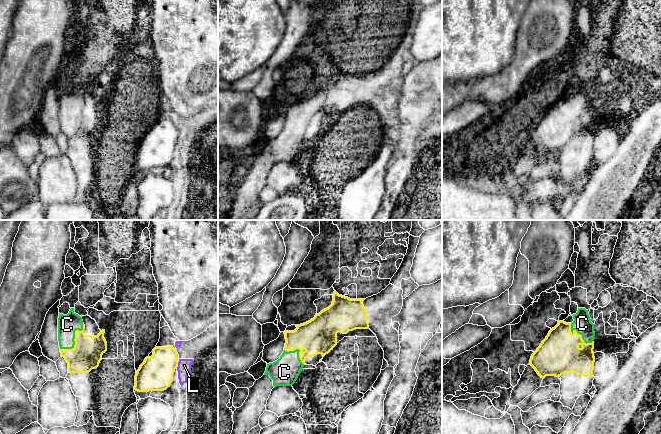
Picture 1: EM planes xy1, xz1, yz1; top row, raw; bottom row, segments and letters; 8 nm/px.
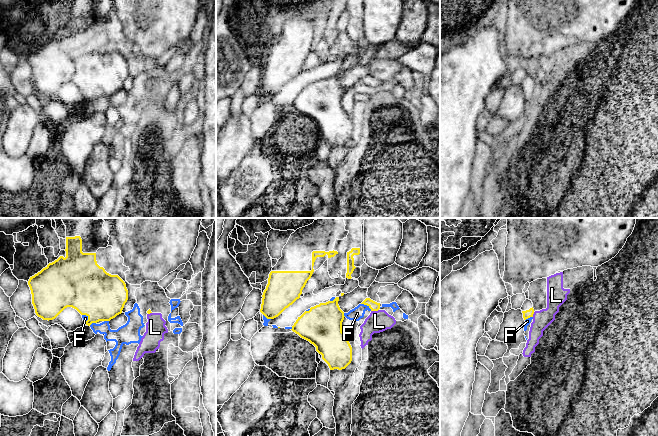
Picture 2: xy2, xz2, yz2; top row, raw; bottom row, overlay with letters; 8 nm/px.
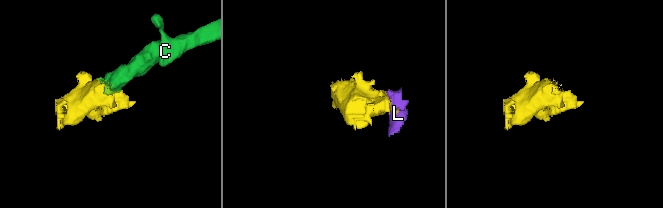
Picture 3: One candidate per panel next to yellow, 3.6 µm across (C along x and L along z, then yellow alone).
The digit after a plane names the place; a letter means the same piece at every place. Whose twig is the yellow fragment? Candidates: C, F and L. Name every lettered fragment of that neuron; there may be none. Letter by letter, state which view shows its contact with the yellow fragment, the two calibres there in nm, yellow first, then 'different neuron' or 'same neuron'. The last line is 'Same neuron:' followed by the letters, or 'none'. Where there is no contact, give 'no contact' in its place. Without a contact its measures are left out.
C: xy1 | 240/160 nm | same neuron
F: xz2 | 80/100 nm | different neuron
L: xz2 | 80/180 nm | different neuron
Same neuron: C

